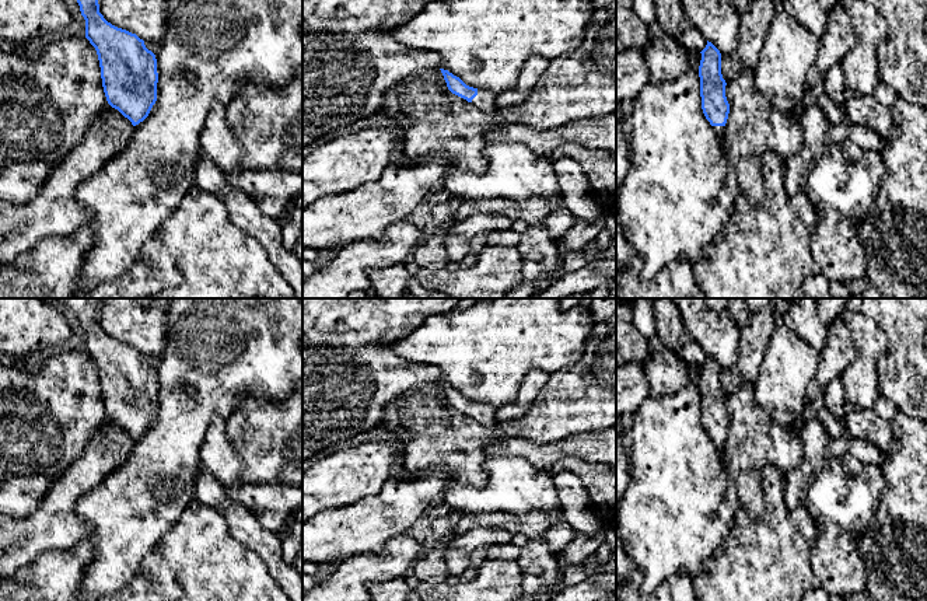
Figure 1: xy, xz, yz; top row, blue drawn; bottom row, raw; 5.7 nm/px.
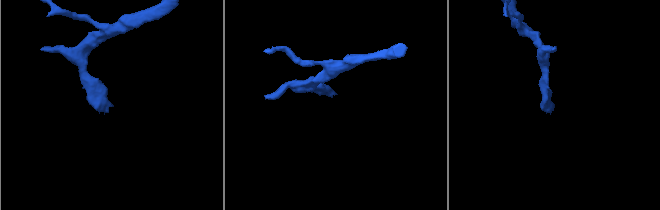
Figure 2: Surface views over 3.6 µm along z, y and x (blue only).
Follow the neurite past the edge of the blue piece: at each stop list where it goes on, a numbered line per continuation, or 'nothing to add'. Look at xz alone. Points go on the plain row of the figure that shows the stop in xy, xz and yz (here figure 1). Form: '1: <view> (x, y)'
1: xz (485, 415)

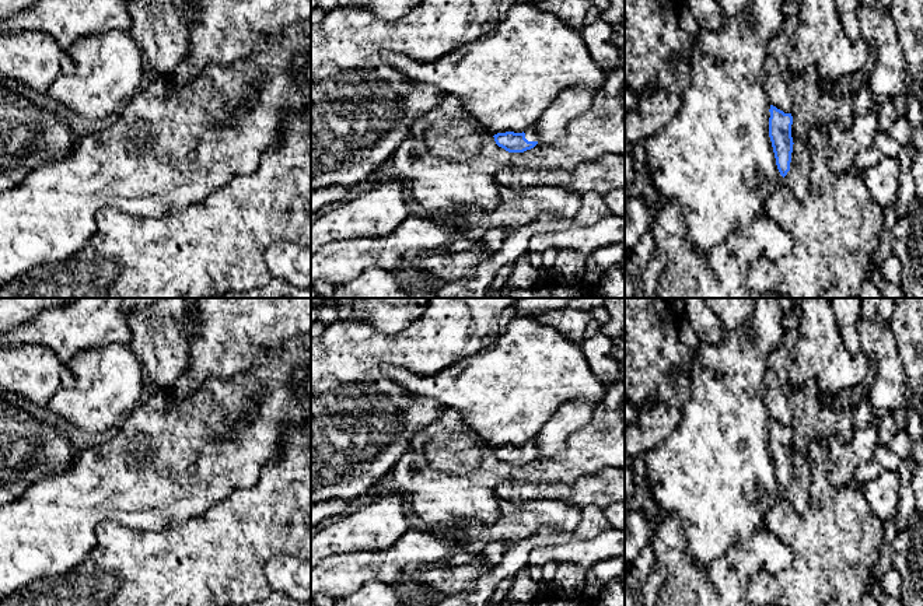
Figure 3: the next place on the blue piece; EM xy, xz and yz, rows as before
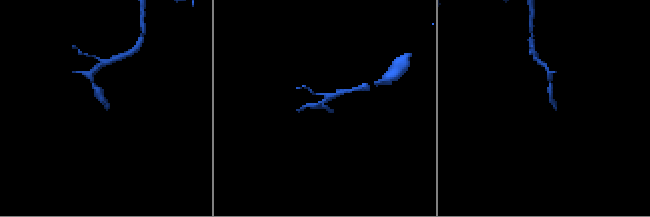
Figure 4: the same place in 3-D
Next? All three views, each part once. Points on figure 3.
1: xz (531, 447)

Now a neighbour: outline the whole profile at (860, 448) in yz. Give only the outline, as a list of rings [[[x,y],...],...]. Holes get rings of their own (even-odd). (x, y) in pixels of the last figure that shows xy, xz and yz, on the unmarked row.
[[[874,416],[866,428],[854,428],[849,441],[840,438],[835,431],[825,434],[824,439],[831,459],[829,481],[835,487],[854,484],[856,467],[871,460],[878,445],[878,418]]]

